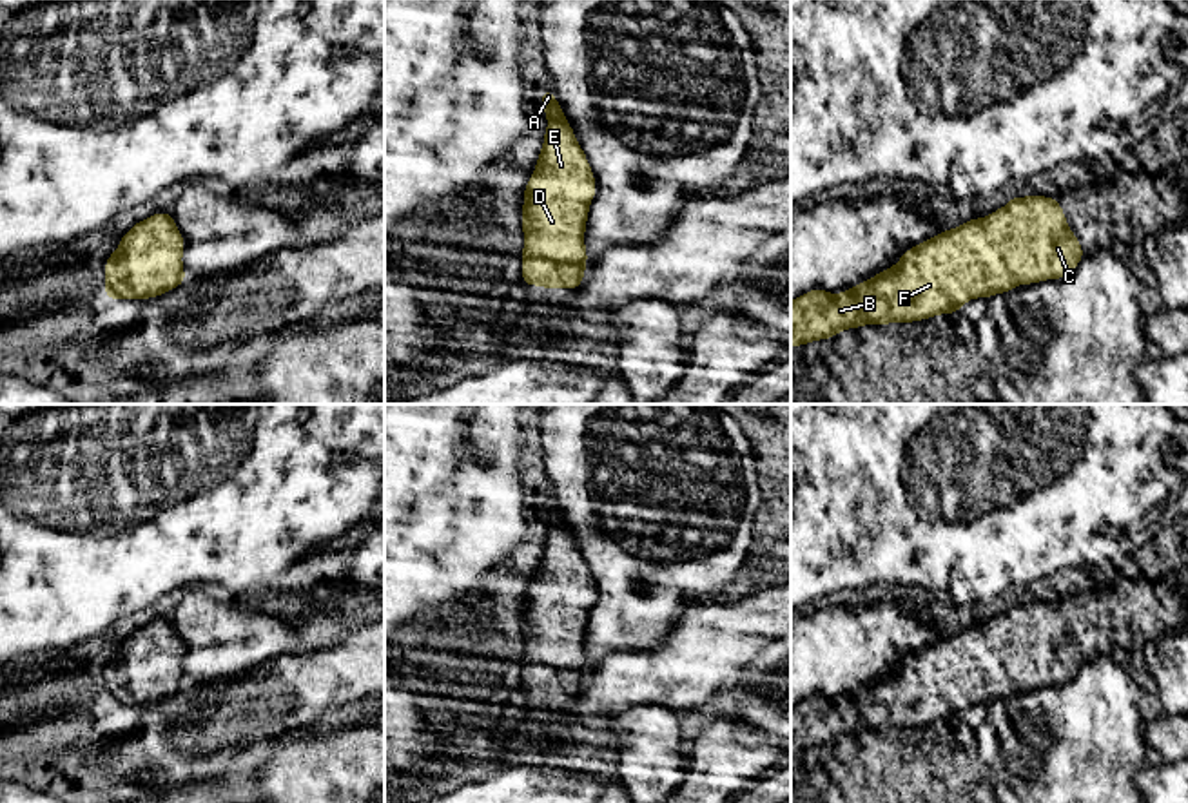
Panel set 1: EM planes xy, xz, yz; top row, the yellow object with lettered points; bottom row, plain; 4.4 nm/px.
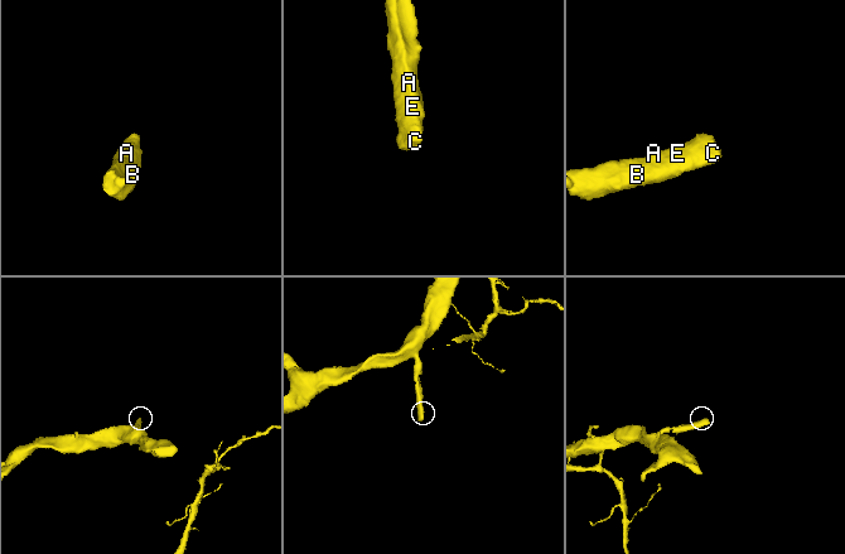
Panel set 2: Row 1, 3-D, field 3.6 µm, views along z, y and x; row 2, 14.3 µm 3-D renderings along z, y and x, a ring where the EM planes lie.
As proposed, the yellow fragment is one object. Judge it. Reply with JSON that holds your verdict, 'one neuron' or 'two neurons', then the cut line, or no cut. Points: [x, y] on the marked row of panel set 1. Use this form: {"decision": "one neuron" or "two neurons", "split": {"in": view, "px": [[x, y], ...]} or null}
{"decision": "one neuron", "split": null}

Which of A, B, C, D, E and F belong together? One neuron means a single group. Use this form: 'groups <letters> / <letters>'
groups A B C D E F

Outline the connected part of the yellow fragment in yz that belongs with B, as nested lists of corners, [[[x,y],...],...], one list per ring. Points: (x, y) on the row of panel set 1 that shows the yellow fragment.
[[[1012,196],[1003,208],[905,250],[898,265],[843,294],[813,288],[791,301],[791,348],[862,324],[958,314],[974,297],[1063,279],[1083,257],[1057,198]]]

